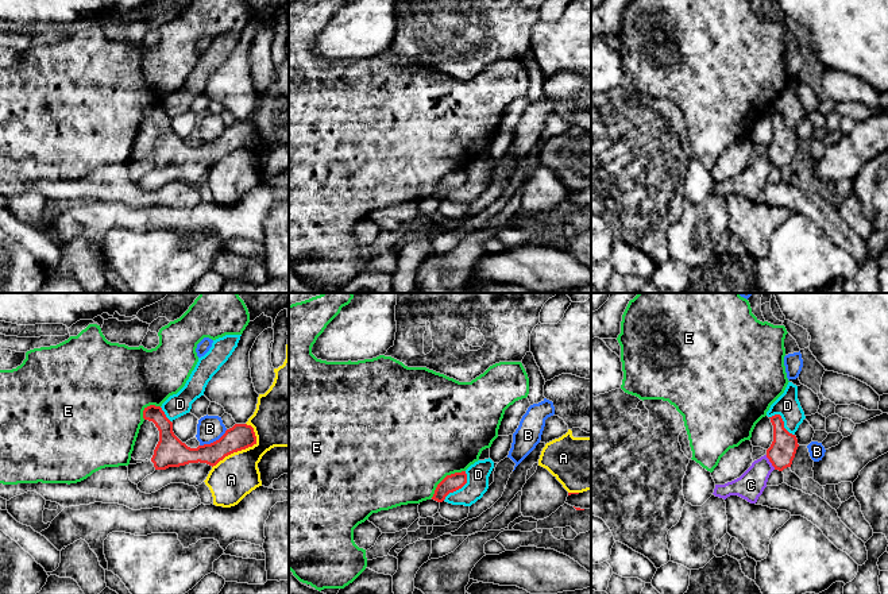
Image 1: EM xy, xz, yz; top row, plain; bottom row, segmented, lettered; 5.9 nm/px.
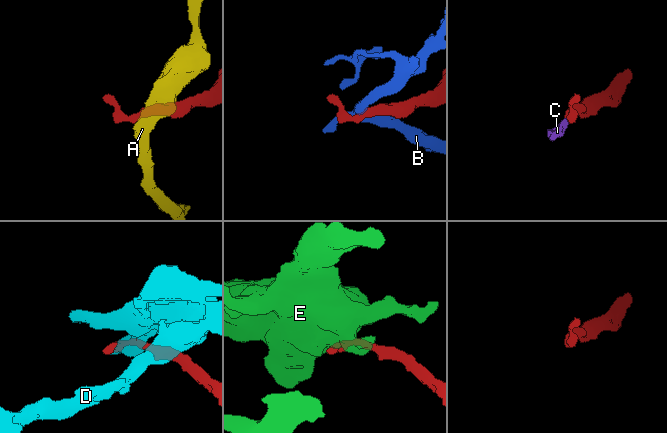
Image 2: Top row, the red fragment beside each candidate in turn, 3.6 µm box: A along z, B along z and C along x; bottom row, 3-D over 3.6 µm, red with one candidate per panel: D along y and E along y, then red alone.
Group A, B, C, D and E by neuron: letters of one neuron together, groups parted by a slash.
A / B / C / D / E

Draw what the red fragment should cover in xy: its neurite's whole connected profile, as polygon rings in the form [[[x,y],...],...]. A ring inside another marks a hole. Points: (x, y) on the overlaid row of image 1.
[[[150,405],[144,408],[143,418],[152,421],[159,431],[159,441],[151,458],[155,470],[198,462],[213,467],[225,456],[256,444],[256,436],[251,425],[235,424],[219,440],[190,448],[174,435],[173,423],[161,406]]]

